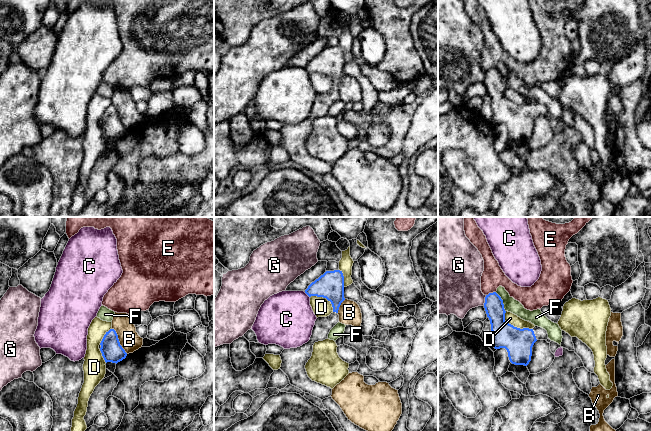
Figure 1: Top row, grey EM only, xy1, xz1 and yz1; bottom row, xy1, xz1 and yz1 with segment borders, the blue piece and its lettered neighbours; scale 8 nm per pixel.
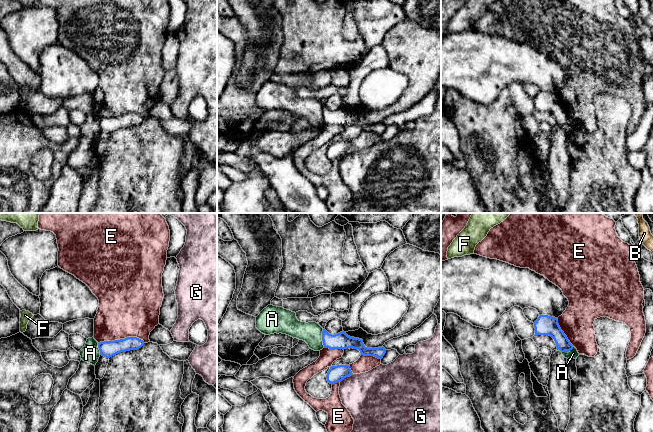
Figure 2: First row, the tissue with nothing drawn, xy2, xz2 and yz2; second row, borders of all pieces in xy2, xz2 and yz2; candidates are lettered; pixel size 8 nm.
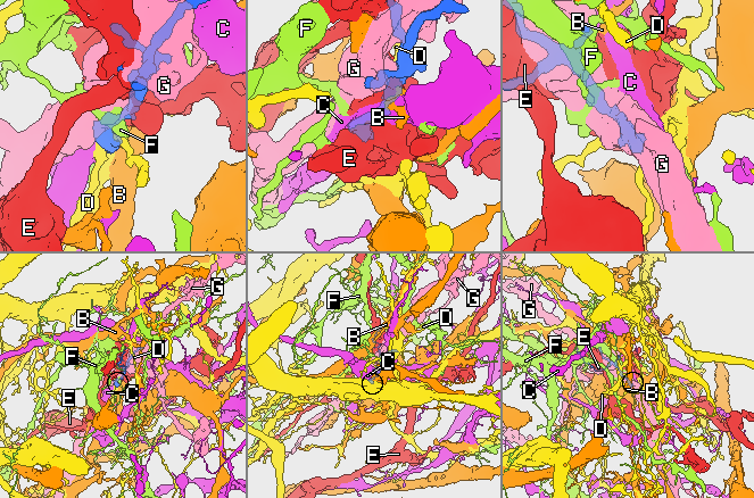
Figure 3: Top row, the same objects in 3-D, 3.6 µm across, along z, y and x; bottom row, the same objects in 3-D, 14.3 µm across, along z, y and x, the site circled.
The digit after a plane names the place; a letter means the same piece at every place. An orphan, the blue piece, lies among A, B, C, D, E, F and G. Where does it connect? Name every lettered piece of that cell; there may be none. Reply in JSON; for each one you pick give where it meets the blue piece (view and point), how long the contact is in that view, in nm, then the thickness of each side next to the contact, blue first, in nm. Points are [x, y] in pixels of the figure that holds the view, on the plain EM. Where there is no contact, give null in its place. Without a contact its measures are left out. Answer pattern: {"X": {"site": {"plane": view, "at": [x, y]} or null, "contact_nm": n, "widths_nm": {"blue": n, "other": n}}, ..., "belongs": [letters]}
{"belongs": []}

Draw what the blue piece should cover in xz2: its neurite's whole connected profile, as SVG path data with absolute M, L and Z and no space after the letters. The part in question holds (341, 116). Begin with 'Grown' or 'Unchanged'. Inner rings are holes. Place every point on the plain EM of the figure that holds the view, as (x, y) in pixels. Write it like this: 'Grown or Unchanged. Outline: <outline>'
Unchanged. Outline: M323 105L322 117L324 124L343 126L347 124L358 125L361 131L374 132L378 135L382 135L386 129L386 125L384 123L367 124L364 121L362 115L350 113L344 107L332 111L329 110L325 105Z

